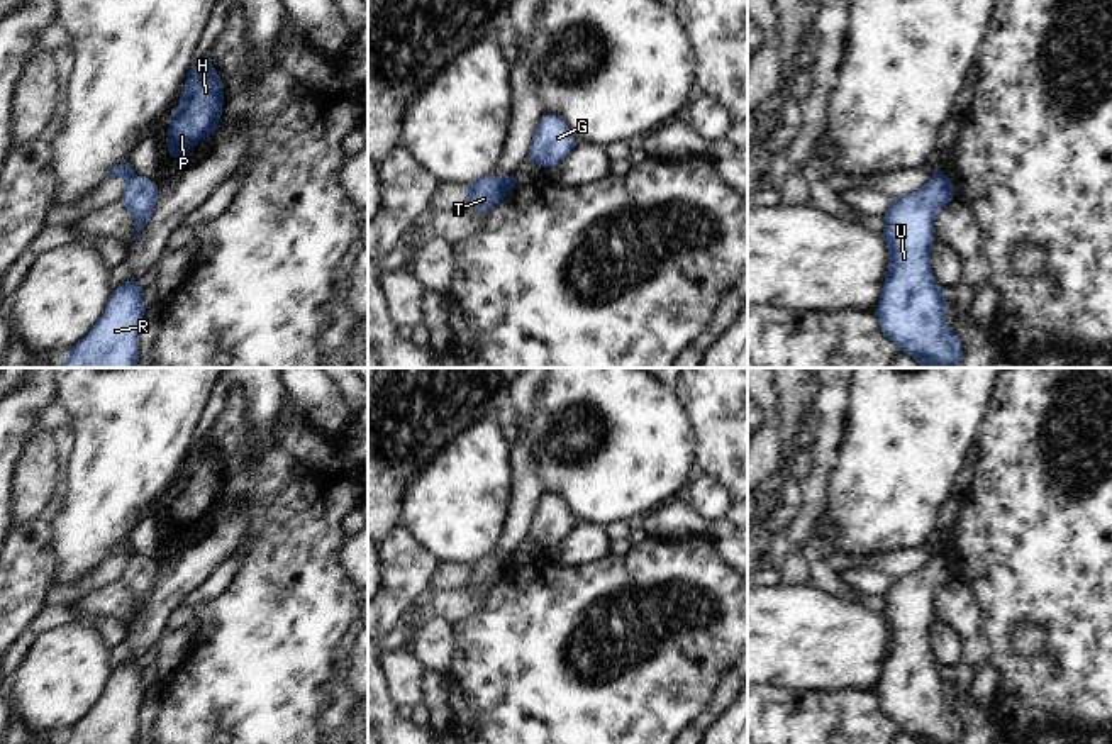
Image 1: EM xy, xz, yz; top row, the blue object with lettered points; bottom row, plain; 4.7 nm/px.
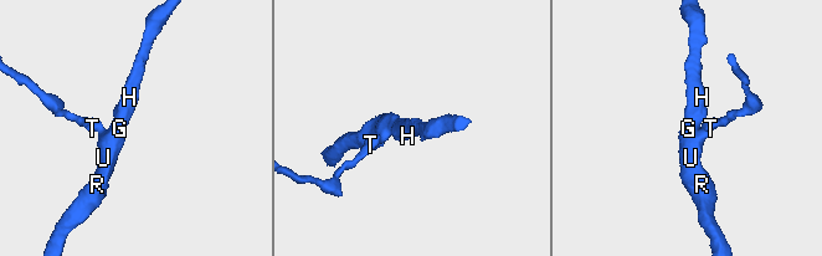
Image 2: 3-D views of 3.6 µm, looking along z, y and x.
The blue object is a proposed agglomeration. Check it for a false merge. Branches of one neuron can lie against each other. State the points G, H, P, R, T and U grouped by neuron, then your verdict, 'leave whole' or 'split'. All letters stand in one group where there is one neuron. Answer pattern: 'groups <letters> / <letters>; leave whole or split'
groups G H P R U / T; split

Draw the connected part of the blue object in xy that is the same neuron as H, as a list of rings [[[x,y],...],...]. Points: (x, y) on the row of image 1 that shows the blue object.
[[[210,53],[192,66],[183,85],[181,100],[168,129],[168,154],[186,158],[192,146],[214,136],[224,100],[224,83],[215,73]]]

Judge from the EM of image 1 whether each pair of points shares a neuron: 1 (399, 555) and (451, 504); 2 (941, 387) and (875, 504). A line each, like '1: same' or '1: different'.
1: different
2: same

